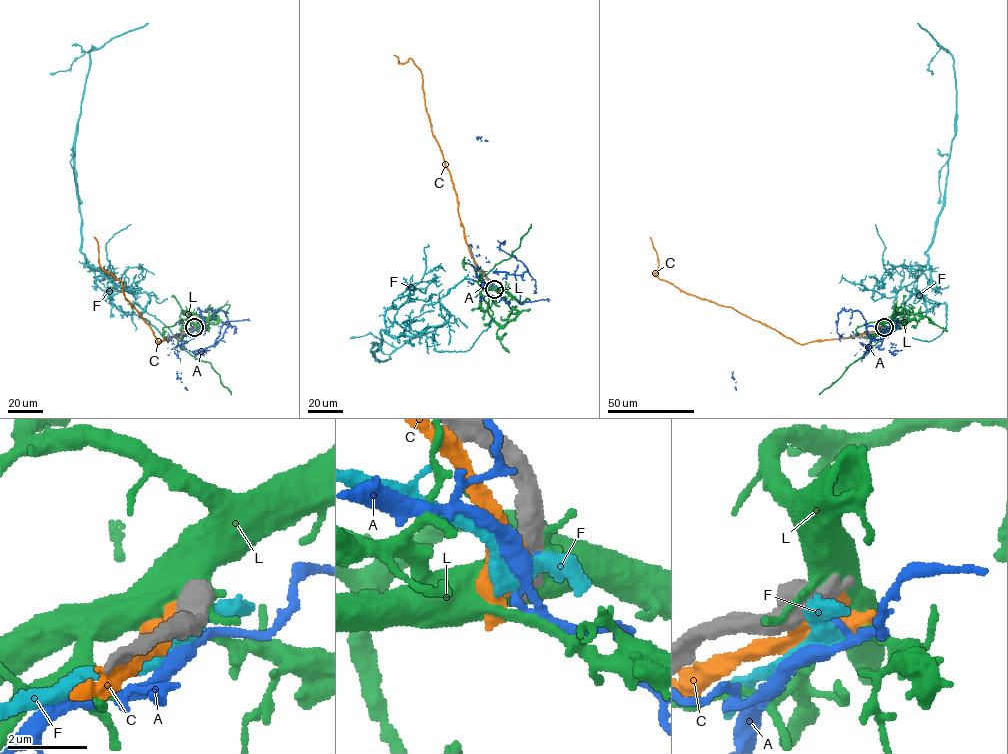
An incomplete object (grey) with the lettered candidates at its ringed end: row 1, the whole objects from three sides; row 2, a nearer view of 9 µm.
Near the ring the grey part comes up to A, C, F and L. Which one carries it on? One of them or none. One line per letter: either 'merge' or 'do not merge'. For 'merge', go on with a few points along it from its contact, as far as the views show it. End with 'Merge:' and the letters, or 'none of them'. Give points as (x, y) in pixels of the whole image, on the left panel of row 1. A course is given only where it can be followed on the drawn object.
A: do not merge
C: do not merge
F: do not merge
L: do not merge
Merge: none of them

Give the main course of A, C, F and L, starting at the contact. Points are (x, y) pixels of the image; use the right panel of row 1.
A: (882, 328), (879, 336), (882, 342), (875, 347), (866, 349), (852, 336), (831, 333), (733, 371), (733, 377)
C: (882, 328), (849, 337), (797, 343), (731, 307), (687, 294), (660, 280), (653, 273), (658, 264), (650, 237)
F: (882, 328), (931, 282), (925, 253), (941, 209), (956, 131), (954, 59), (917, 23)
L: (882, 327), (881, 339), (819, 395)

